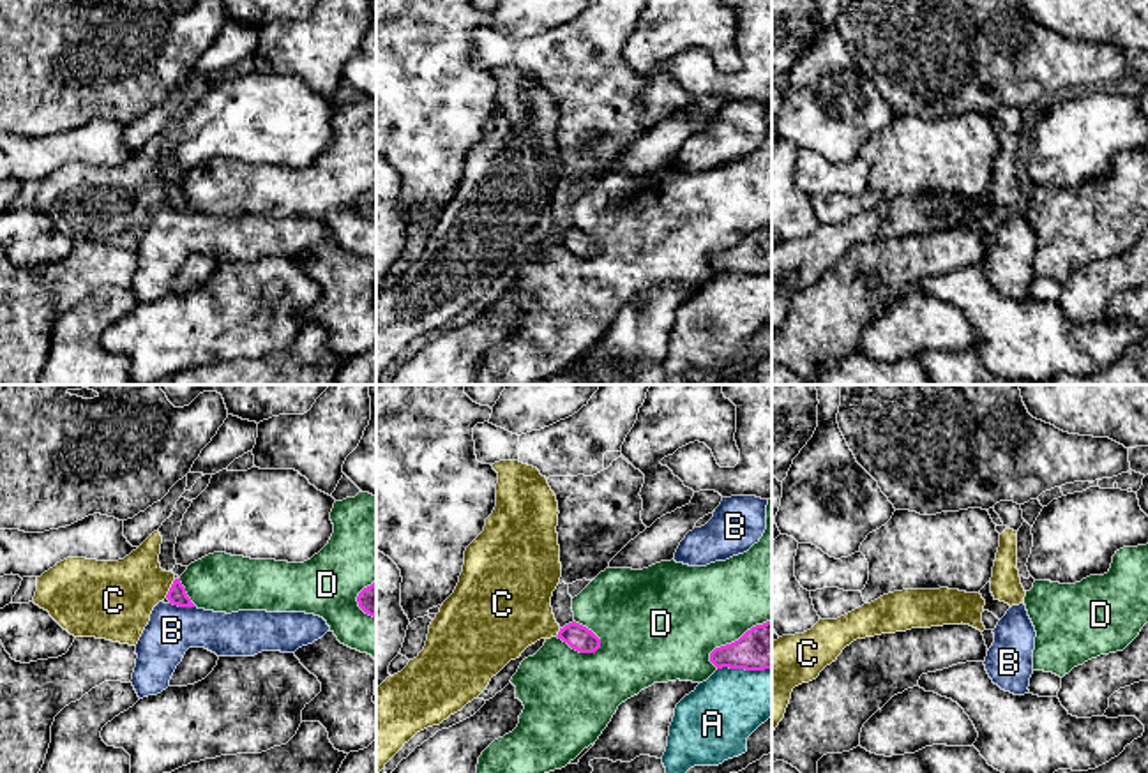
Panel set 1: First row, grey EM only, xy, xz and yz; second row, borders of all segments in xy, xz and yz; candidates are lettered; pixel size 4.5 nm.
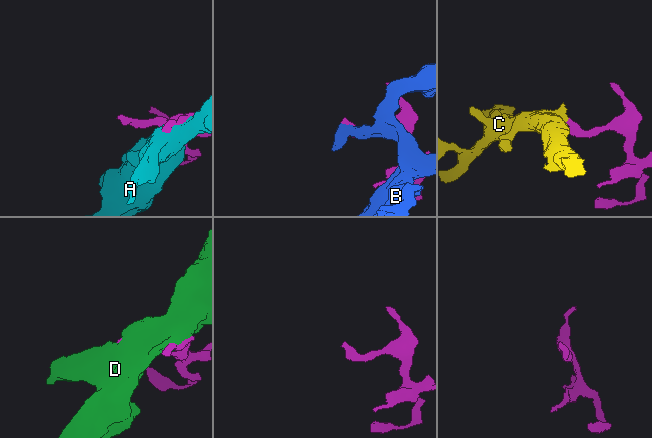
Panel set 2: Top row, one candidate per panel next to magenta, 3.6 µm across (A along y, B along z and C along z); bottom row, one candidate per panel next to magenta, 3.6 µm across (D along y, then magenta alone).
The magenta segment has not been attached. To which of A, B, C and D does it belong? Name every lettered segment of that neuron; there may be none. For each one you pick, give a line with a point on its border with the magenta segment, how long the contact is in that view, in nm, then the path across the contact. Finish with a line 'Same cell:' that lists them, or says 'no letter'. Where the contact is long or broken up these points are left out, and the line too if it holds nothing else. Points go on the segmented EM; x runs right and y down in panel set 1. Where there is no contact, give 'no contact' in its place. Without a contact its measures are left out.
C: meets magenta in xy at (170, 588); contact 100 nm long; runs through xy (177, 595), (170, 588), (131, 588), (117, 599)
Same cell: C

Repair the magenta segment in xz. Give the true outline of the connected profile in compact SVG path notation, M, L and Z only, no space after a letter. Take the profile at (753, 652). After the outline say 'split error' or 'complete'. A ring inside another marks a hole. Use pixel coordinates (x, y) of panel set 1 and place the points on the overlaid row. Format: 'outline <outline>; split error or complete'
outline M772 621L752 627L731 644L715 648L710 653L710 662L717 669L772 669Z; complete

